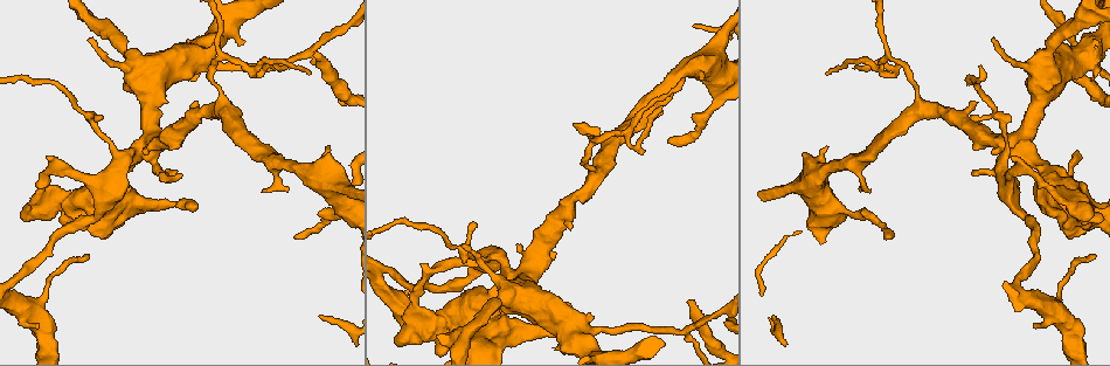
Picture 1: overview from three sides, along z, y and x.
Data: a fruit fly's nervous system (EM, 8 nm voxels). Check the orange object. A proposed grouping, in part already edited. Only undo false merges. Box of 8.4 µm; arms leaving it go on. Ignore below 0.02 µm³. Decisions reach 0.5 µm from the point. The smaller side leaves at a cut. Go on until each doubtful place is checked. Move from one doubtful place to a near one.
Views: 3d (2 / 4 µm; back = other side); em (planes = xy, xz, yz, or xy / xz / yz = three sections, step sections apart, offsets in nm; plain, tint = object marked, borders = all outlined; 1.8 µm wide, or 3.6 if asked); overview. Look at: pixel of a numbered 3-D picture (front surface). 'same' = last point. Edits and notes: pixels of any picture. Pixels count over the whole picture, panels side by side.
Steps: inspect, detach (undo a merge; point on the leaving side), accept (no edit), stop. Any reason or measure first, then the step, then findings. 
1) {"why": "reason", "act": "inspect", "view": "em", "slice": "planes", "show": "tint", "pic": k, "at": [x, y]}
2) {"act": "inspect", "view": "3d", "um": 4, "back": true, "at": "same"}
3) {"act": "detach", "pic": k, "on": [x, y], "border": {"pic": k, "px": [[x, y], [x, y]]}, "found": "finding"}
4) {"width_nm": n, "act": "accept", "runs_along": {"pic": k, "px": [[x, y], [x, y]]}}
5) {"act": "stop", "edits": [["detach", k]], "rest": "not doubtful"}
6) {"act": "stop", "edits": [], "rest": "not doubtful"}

{"why": "calibre changes", "act": "inspect", "view": "em", "slice": "planes", "show": "plain", "pic": 1, "at": [56, 159]}

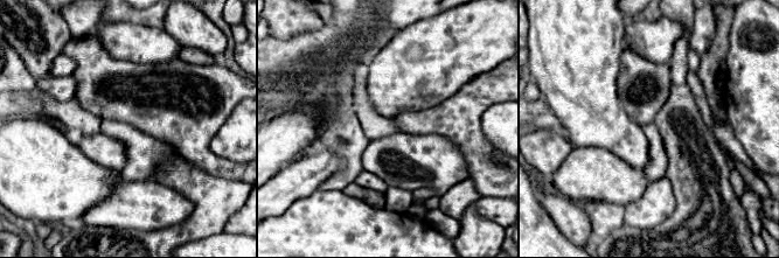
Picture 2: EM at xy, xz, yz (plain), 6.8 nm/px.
{"why": "where the object lies", "act": "inspect", "view": "em", "slice": "planes", "show": "tint", "at": "same"}

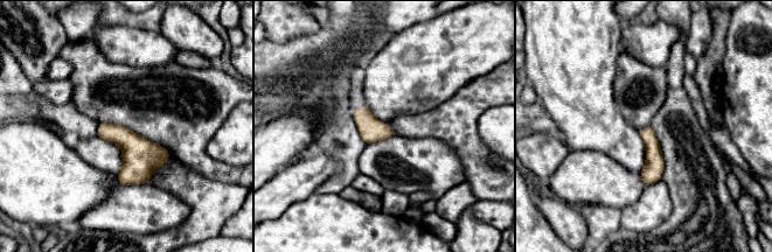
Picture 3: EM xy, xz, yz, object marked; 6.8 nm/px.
{"width_nm": 110, "act": "accept", "runs_along": {"pic": 3, "px": [[647, 128], [652, 144], [649, 181]]}, "found": "continuous, no second neuron"}

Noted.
{"why": "calibre changes", "act": "inspect", "view": "3d", "um": 2, "pic": 1, "at": [482, 302]}

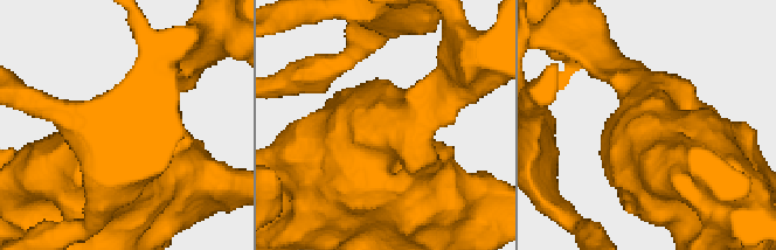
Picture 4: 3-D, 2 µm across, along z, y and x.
{"arms": 3, "arm_widths_nm": [240, 460, 550], "act": "inspect", "view": "em", "slice": "xz", "step": 16, "show": "tint", "pic": 4, "at": [641, 123]}

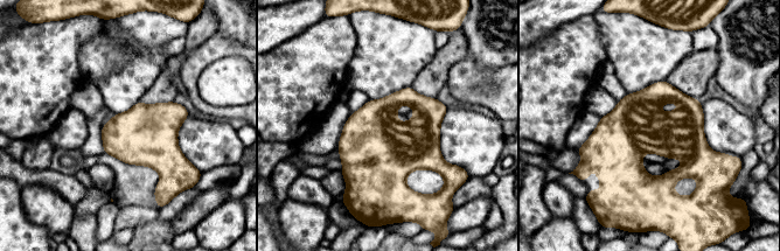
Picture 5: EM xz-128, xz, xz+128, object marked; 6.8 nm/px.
{"act": "inspect", "view": "em", "slice": "planes", "show": "tint", "at": "same"}

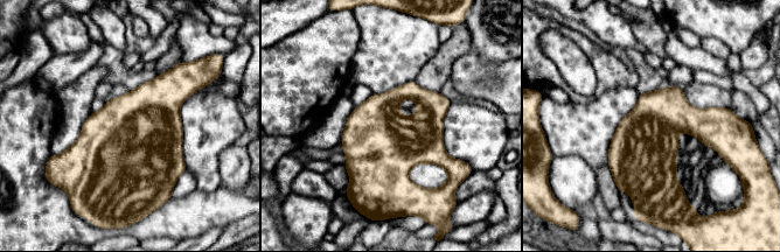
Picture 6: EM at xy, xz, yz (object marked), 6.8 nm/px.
{"act": "accept", "found": "continuous, no second neuron"}

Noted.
{"why": "thick turns thin", "act": "inspect", "view": "3d", "um": 2, "pic": 1, "at": [528, 272]}

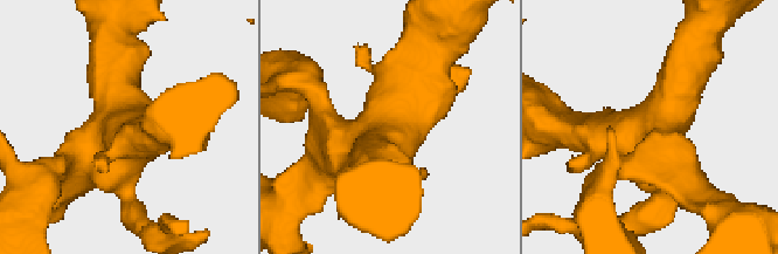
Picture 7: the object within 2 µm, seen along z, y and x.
{"why": "need the tissue", "act": "inspect", "view": "em", "slice": "xz", "step": 8, "show": "tint", "pic": 7, "at": [652, 130]}

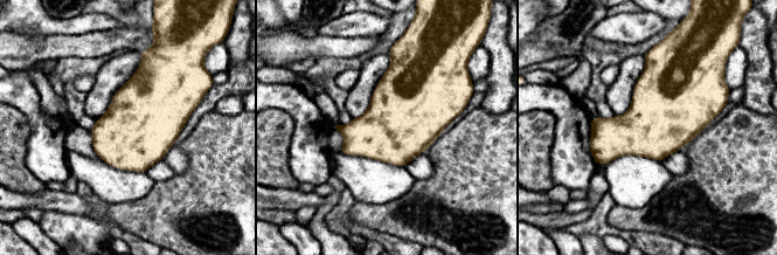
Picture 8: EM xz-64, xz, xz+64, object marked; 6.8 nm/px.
{"act": "accept", "found": "one neuron here"}

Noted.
{"why": "calibre changes", "act": "inspect", "view": "em", "um": 3.6, "slice": "planes", "show": "tint", "pic": 1, "at": [818, 193]}

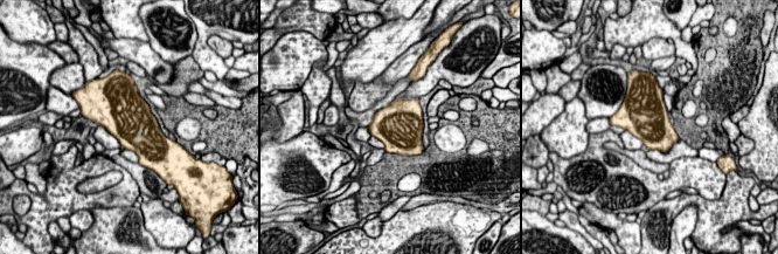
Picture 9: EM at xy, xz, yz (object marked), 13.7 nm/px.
{"act": "accept", "found": "all the same neuron"}

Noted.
{"act": "stop", "edits": [], "rest": "not doubtful"}

